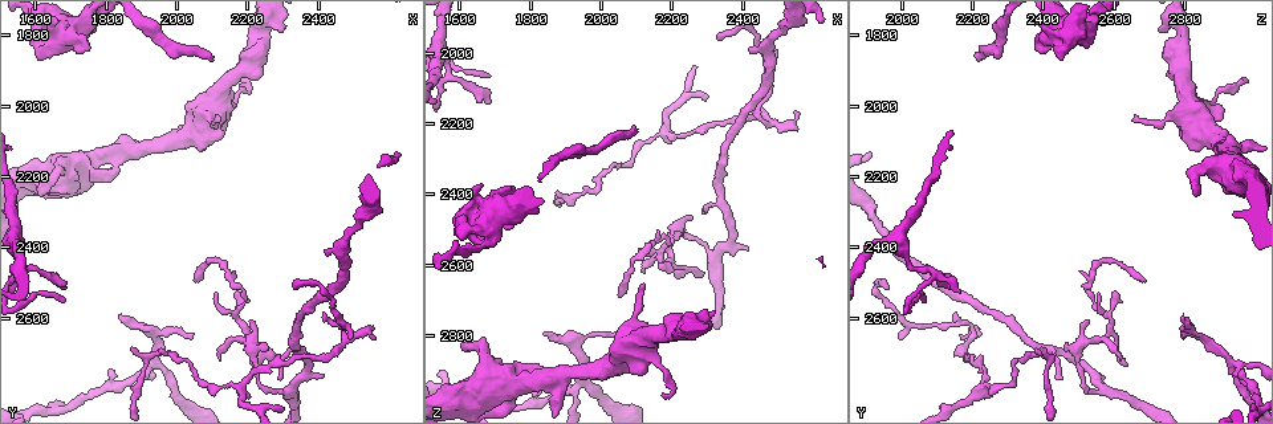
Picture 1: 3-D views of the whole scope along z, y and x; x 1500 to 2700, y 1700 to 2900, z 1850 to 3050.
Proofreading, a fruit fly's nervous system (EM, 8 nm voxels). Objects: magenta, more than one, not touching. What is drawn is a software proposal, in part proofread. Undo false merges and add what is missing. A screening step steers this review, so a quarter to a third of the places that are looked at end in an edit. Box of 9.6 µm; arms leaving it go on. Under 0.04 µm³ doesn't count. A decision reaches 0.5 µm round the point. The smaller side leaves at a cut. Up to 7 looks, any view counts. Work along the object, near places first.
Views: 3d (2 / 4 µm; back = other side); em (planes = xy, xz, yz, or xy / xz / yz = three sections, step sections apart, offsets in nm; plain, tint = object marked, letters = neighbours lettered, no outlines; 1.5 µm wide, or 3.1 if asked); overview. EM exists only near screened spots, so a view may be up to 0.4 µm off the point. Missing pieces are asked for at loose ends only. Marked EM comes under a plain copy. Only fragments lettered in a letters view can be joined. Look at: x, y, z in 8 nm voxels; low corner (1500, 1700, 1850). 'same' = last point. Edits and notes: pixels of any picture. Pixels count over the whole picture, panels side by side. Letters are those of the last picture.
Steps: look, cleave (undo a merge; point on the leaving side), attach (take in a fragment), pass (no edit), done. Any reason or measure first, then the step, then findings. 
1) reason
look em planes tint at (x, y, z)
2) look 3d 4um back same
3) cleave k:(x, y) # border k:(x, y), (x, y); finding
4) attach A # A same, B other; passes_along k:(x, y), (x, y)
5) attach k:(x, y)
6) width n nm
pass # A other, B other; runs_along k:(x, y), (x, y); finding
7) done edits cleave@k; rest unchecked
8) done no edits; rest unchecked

thin end
look em planes letters at (1840, 2590, 2790)

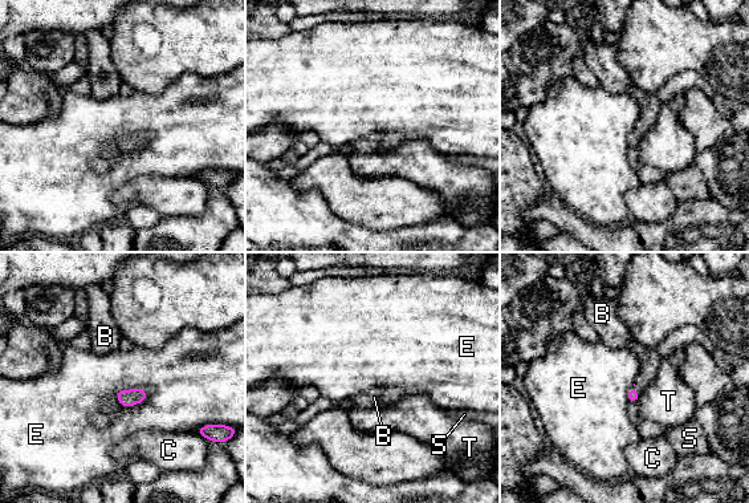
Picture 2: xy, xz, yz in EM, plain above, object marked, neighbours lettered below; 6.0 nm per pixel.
attach B # B same, C other, E other, S other, T other; it goes on there

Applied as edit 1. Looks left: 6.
see it whole again
look overview

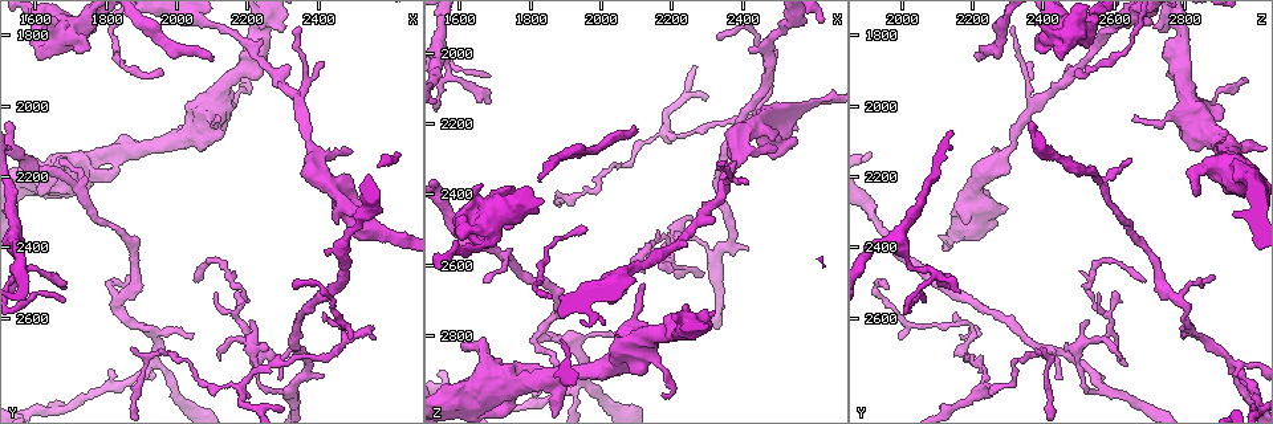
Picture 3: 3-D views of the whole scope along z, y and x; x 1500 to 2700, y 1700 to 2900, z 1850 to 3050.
look em xz step 4 tint at (1660, 1800, 2550)

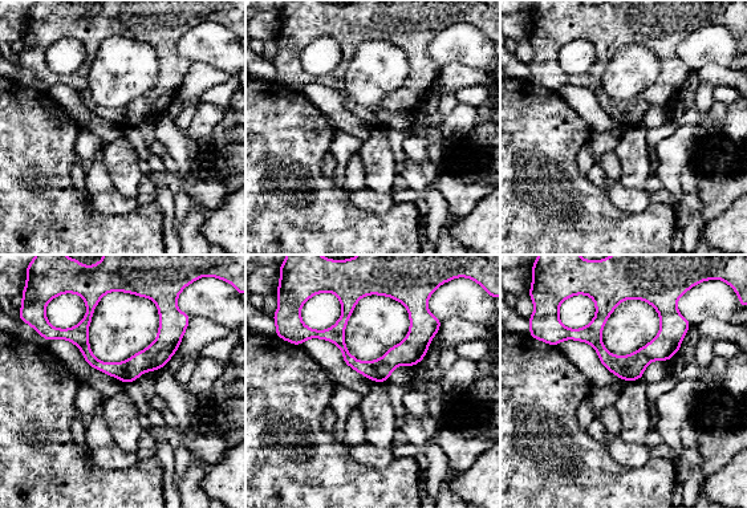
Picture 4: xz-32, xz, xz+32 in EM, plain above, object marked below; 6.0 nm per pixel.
cut it another way
look em planes letters same

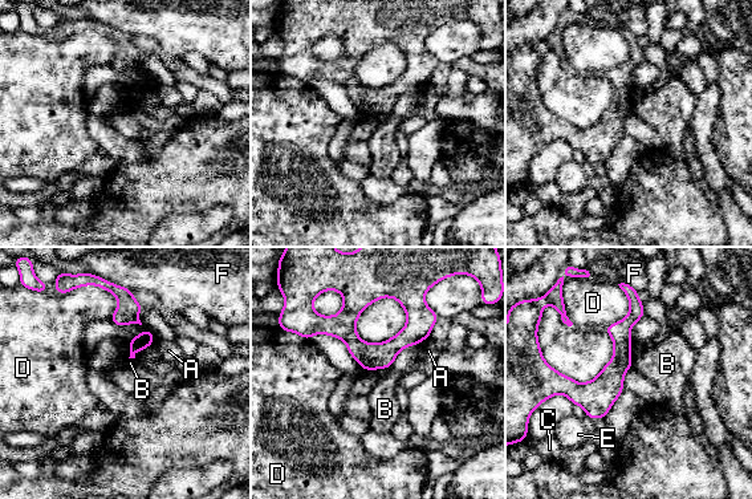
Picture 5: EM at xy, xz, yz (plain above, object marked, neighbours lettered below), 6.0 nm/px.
longest_contact D 280 nm
pass # A other, B other, C other, D other, E other, F other; no lettered fragment goes on from it

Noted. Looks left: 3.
done edits attach@2; rest unchecked

